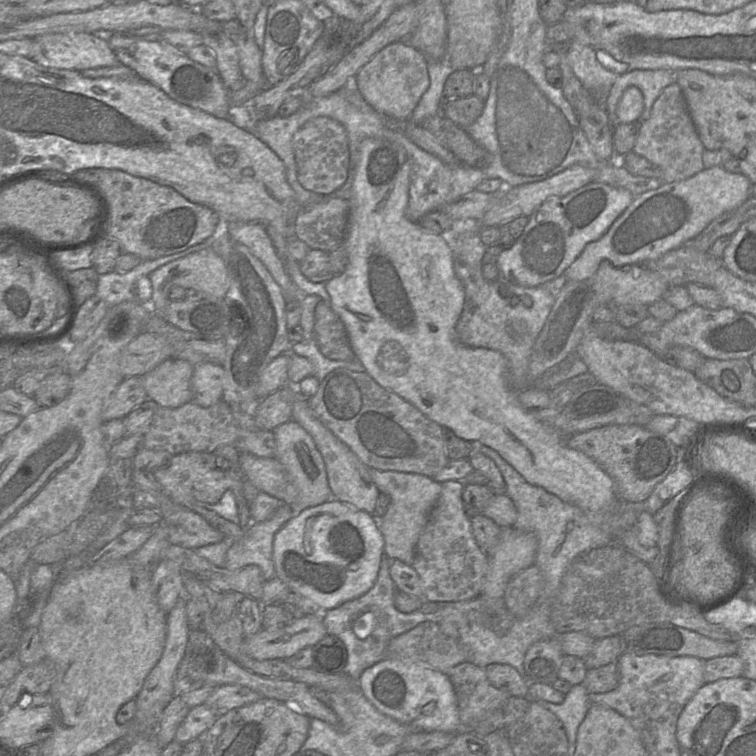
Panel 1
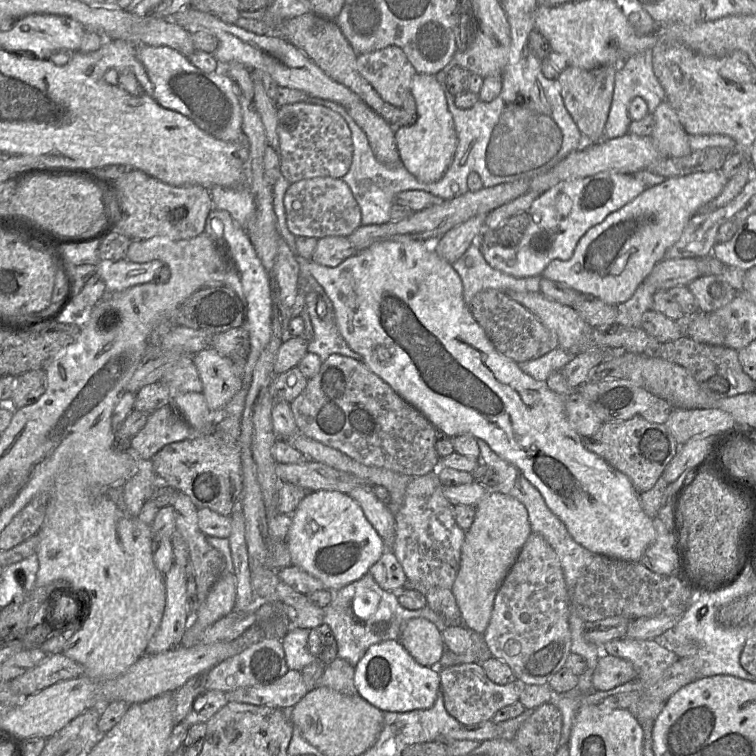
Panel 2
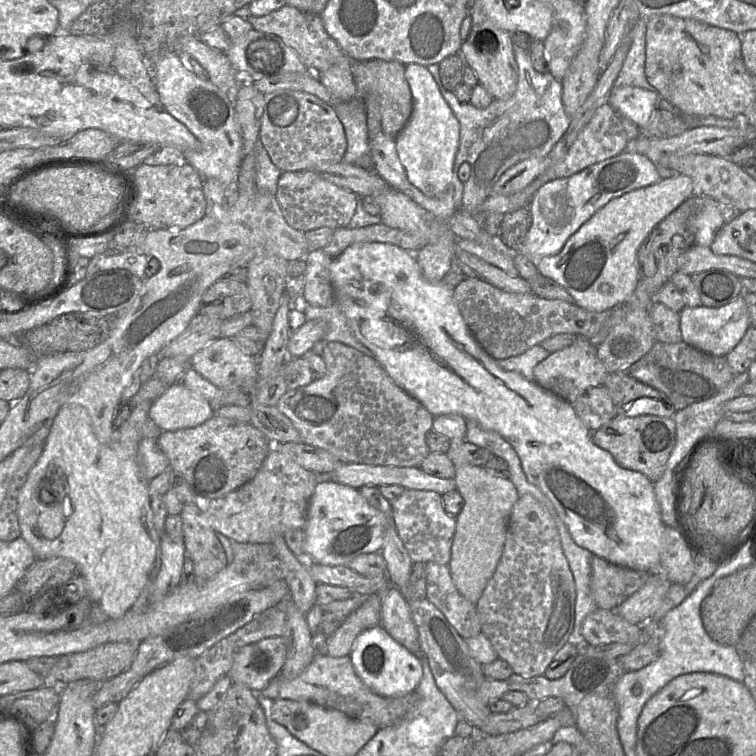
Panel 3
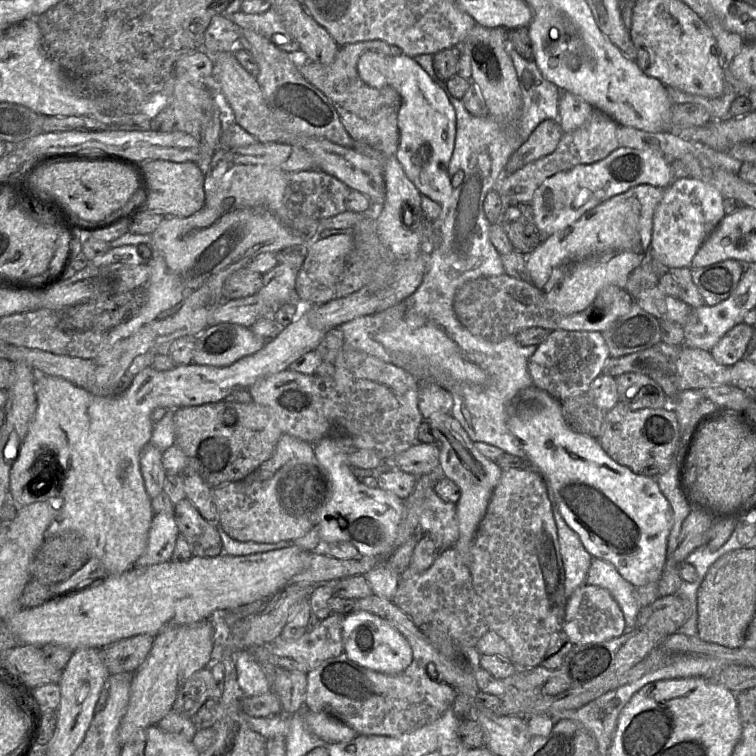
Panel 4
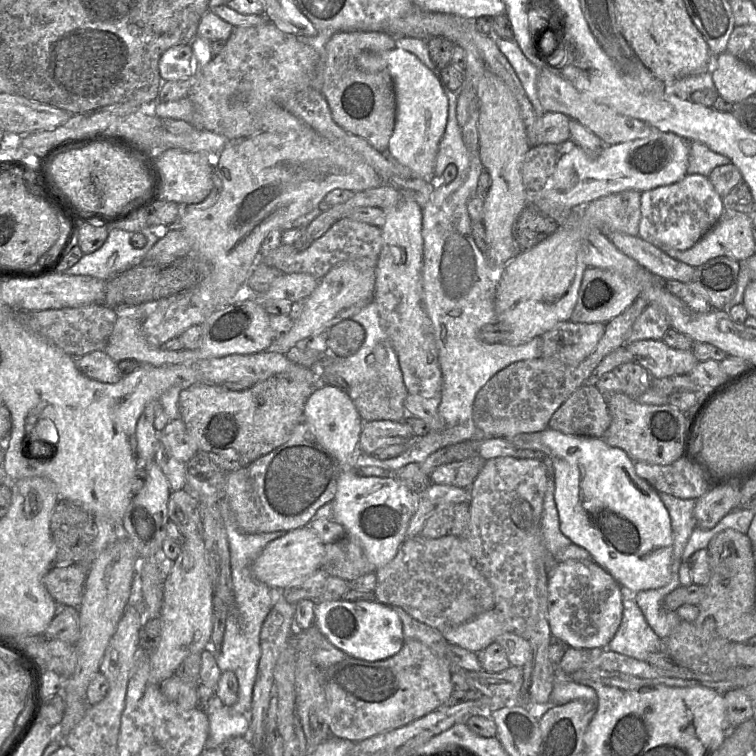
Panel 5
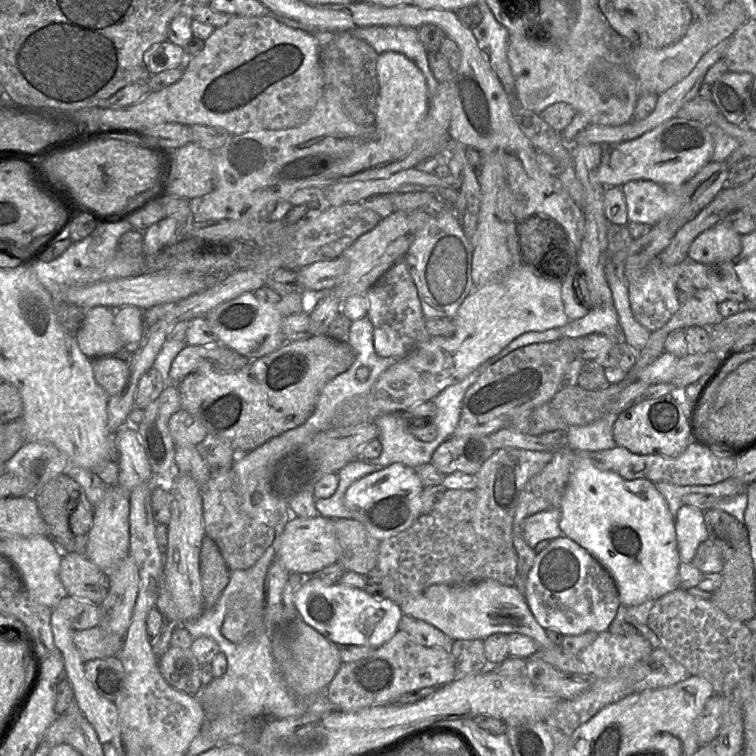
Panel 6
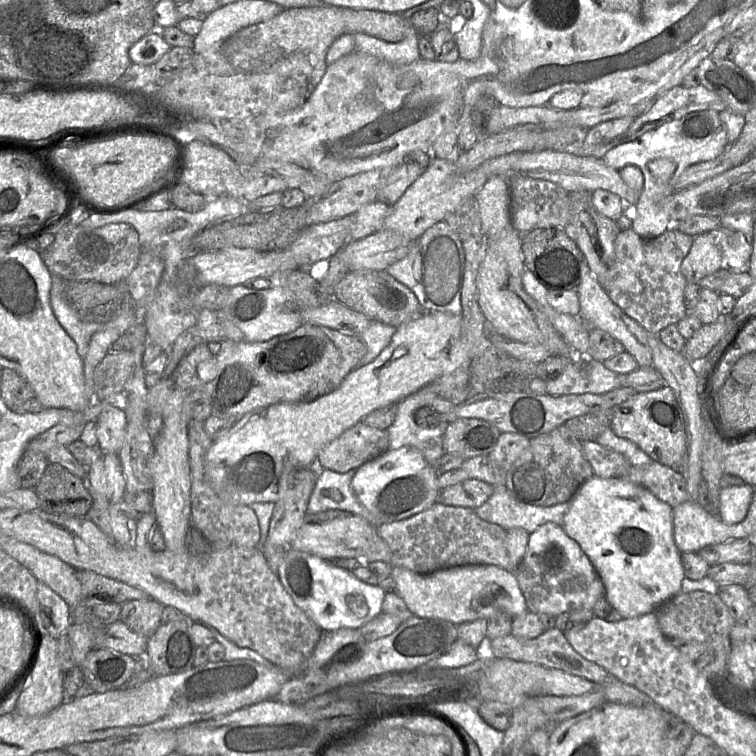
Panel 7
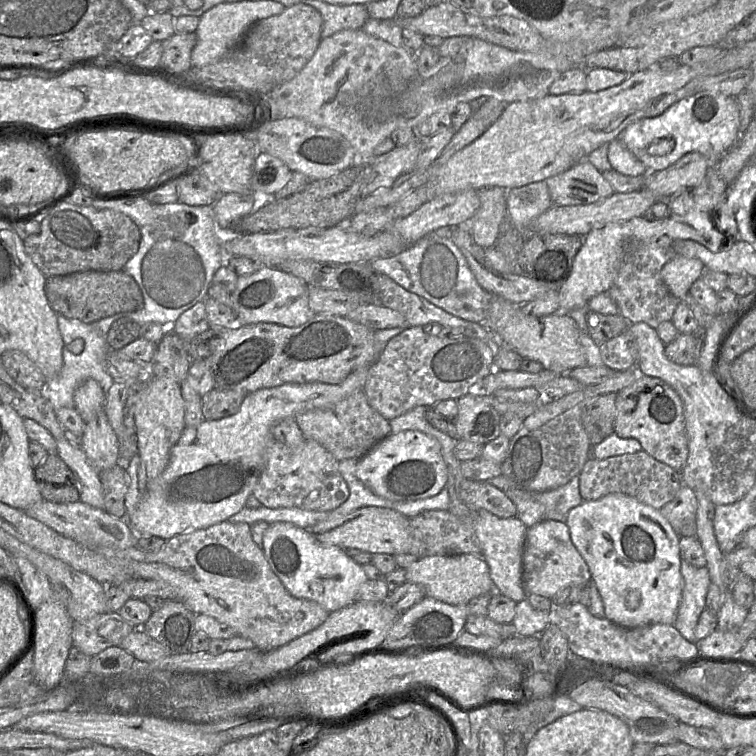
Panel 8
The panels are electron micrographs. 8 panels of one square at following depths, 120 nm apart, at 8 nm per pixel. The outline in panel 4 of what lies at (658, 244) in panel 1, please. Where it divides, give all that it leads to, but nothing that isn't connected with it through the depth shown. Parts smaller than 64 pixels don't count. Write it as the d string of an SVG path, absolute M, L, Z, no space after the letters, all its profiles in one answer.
M641 184L615 195L585 212L567 228L544 239L526 256L530 282L543 291L548 307L560 314L570 315L587 308L607 285L626 289L630 274L644 260L650 249L653 215L665 189Z

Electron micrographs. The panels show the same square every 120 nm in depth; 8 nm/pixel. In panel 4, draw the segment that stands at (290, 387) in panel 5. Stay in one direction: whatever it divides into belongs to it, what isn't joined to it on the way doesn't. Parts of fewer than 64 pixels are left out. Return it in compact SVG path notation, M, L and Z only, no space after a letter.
M222 400L175 410L175 444L185 453L188 468L194 470L213 489L242 480L256 470L273 456L277 443L284 434L274 416L265 407L255 402L237 403Z

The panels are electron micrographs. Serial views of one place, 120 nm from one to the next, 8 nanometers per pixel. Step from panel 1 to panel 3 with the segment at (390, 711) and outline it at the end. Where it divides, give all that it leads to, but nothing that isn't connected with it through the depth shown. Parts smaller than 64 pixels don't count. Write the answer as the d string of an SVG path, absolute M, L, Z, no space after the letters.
M382 625L361 632L355 639L350 658L358 677L375 693L398 697L414 691L423 678L423 665L418 655L398 643Z

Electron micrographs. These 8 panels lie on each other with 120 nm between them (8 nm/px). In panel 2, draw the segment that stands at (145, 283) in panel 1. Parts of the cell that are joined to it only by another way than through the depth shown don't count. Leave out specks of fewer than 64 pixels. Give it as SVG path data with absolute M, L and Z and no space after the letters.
M125 258L119 261L100 260L96 273L105 283L109 293L120 293L136 285L150 283L160 269L166 266L160 260L134 263Z

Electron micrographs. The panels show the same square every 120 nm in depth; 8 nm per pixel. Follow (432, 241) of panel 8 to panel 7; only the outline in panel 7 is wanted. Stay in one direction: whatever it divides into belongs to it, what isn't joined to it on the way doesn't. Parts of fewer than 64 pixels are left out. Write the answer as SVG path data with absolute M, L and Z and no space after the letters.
M438 222L411 244L405 257L392 263L386 271L411 290L427 311L462 315L465 269L466 256L459 233L447 224Z

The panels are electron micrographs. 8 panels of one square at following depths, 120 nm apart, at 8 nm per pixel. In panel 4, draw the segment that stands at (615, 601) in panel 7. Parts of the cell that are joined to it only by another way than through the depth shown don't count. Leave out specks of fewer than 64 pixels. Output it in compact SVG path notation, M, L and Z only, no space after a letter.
M537 387L521 390L509 402L507 427L522 446L525 459L532 469L539 472L544 481L548 481L562 518L578 535L588 553L612 564L634 587L658 580L667 559L667 542L673 515L656 478L634 473L610 457L598 439L571 429L563 417L561 401Z

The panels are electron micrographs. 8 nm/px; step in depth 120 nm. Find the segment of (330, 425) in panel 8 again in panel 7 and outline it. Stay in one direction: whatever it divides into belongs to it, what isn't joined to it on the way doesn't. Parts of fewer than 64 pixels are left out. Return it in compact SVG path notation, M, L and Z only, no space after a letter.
M361 421L324 446L318 454L318 460L323 468L346 473L379 457L388 447L387 430Z

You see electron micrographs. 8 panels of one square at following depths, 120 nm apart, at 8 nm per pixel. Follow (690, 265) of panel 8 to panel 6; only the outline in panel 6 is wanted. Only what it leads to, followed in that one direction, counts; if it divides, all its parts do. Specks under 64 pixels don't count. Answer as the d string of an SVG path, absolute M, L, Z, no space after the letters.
M718 222L694 239L687 257L695 262L710 265L737 259L741 251L741 235Z

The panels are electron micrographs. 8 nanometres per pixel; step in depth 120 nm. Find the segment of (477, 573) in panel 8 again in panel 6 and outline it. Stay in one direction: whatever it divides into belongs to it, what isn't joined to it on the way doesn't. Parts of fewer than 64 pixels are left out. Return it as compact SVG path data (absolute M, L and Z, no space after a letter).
M487 579L464 586L435 584L422 595L399 605L403 614L425 621L453 640L485 640L496 633L519 633L532 638L541 649L556 648L535 619L525 596L516 586Z

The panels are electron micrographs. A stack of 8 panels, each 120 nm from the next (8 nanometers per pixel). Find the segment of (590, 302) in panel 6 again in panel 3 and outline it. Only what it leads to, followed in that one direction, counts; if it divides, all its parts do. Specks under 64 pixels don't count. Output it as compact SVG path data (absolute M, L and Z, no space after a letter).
M577 337L570 346L551 352L535 366L533 374L534 382L571 404L588 389L602 385L609 375L598 357L597 347L584 337Z

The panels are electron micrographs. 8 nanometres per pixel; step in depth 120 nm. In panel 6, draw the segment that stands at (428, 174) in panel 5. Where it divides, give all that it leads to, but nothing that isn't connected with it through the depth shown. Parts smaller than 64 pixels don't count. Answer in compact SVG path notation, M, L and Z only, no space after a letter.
M387 51L377 60L379 94L376 109L376 124L381 132L392 135L413 132L426 113L429 91L425 77L416 64L404 54Z

